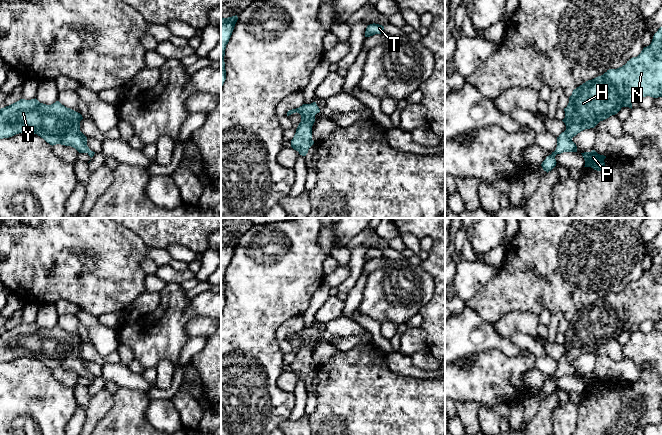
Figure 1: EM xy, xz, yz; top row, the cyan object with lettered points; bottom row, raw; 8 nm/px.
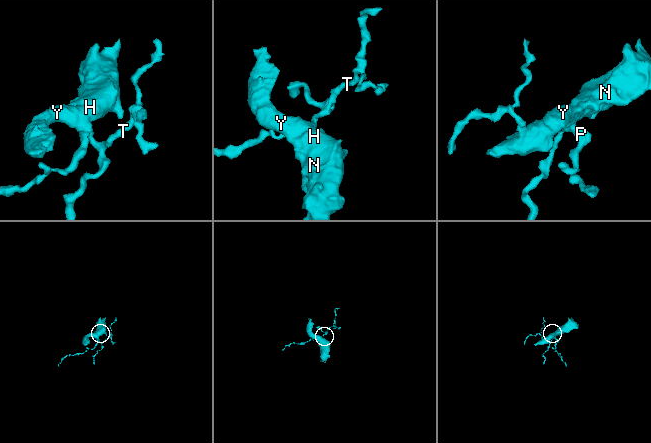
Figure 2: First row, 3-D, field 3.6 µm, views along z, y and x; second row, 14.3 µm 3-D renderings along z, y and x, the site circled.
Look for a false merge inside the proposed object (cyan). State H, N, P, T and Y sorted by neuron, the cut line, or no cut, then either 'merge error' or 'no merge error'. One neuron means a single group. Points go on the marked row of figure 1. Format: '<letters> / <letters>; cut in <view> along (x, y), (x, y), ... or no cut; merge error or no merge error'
H N P T Y; no cut; no merge error

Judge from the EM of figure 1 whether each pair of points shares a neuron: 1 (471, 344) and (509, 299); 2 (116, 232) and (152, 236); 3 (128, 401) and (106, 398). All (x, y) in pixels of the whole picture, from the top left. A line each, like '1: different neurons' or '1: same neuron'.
1: different neurons
2: different neurons
3: different neurons

